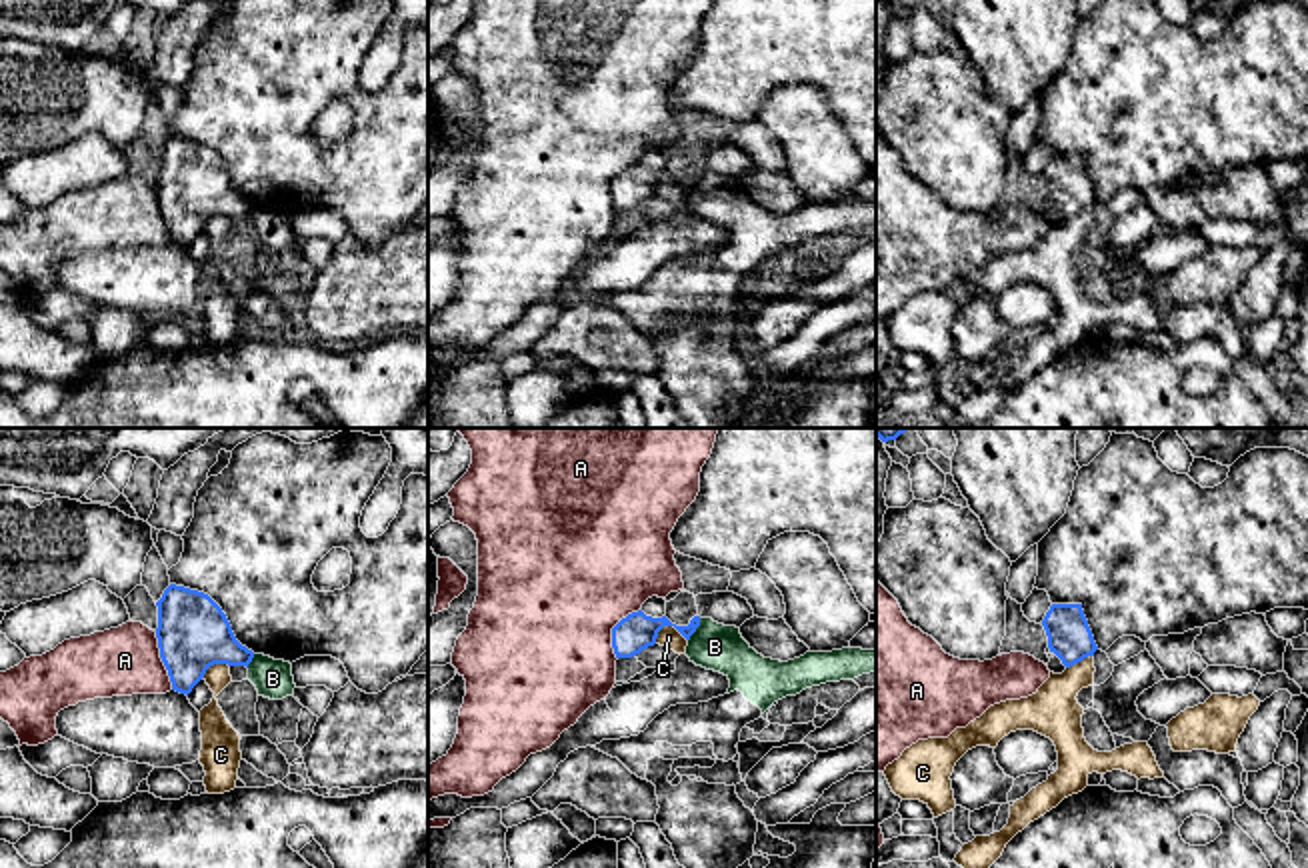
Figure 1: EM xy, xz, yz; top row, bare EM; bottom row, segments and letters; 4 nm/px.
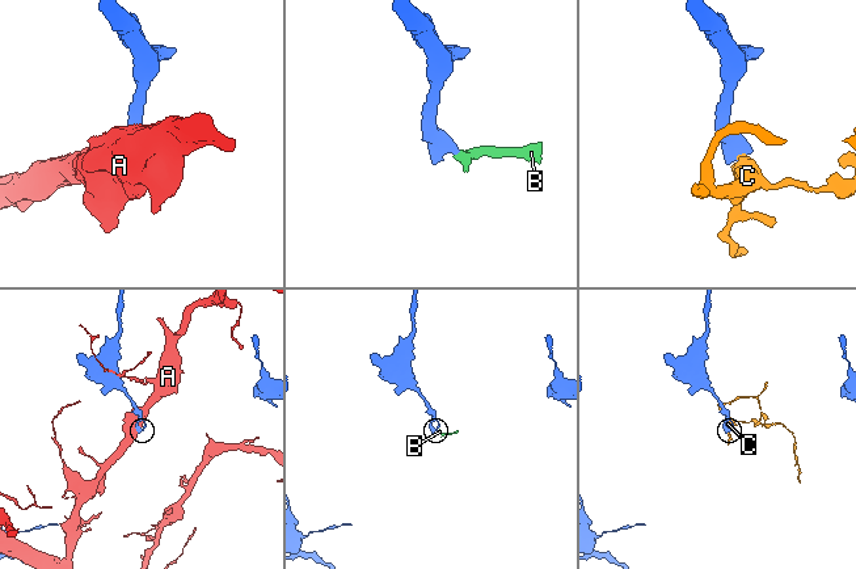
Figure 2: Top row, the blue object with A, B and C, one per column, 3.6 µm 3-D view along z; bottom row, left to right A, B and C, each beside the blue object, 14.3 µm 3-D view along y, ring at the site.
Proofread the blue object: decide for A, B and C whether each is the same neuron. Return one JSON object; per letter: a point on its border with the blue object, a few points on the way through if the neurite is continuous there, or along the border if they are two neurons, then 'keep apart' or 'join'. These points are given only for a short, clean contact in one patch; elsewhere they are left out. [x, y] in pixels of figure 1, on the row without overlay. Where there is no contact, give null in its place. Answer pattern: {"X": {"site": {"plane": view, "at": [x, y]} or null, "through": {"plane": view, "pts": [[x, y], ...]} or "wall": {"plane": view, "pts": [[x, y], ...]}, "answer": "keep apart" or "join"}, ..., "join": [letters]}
{"A": {"site": {"plane": "xy", "at": [162, 212]}, "answer": "keep apart"}, "B": {"site": {"plane": "xz", "at": [694, 182]}, "wall": {"plane": "xz", "pts": [[700, 170], [688, 192]]}, "answer": "keep apart"}, "C": {"site": {"plane": "xz", "at": [670, 176]}, "wall": {"plane": "xz", "pts": [[654, 190], [664, 178], [672, 178], [686, 192]]}, "answer": "keep apart"}, "join": []}

